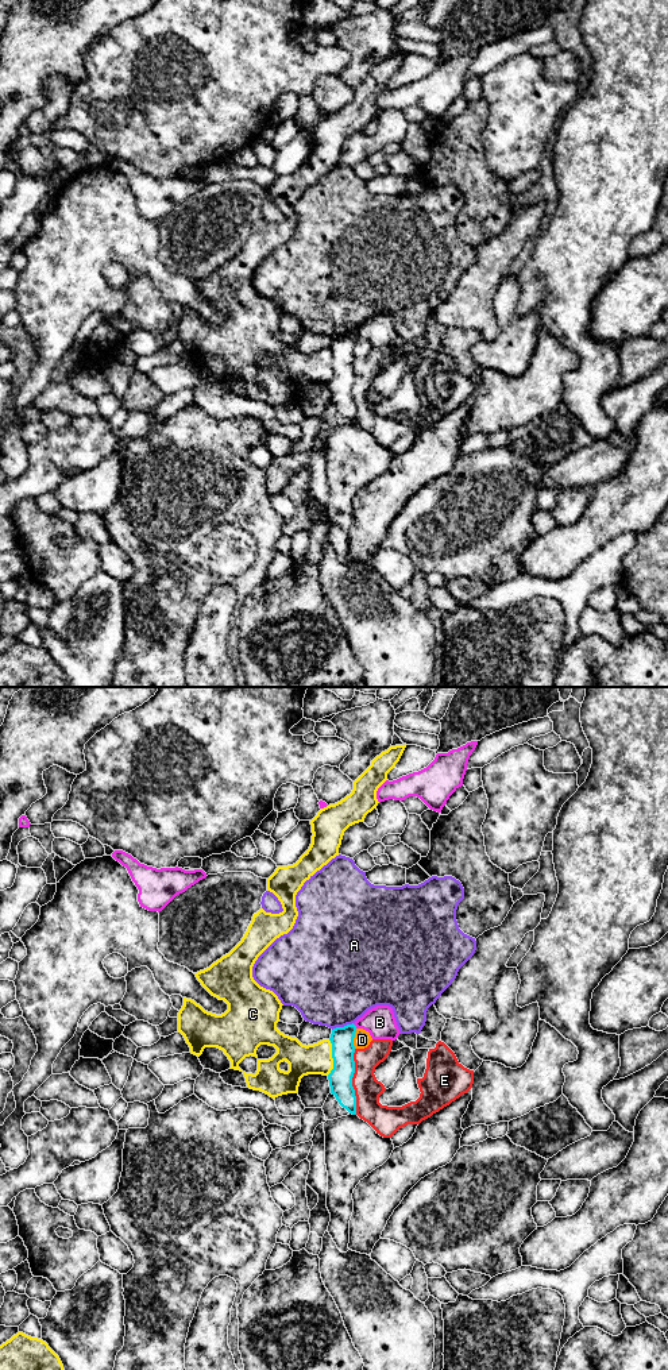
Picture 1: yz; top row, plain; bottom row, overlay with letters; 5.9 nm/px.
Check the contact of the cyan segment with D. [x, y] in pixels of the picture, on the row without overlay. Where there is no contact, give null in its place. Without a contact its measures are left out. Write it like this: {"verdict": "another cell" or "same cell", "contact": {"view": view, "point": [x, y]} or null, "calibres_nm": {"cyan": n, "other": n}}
{"verdict": "another cell", "contact": {"view": "yz", "point": [354, 346]}, "calibres_nm": {"cyan": 140, "other": 100}}

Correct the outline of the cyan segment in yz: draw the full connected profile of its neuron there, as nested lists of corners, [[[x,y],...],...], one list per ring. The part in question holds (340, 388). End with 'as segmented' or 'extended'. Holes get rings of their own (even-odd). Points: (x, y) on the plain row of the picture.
[[[356,335],[336,336],[331,343],[333,378],[328,383],[331,402],[350,422],[356,424],[356,405],[352,395],[355,382],[354,347]]]; as segmented

